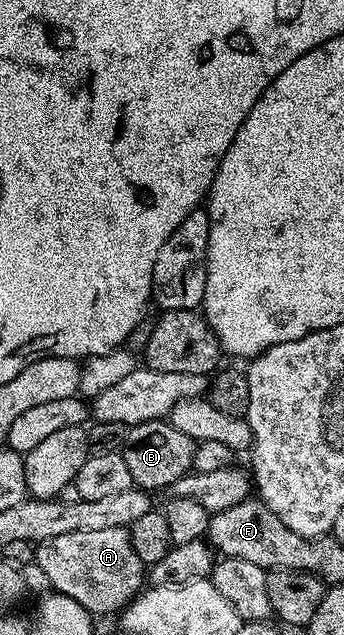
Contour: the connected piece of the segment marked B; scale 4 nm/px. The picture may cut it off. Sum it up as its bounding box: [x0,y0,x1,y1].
[119,420,197,491]

